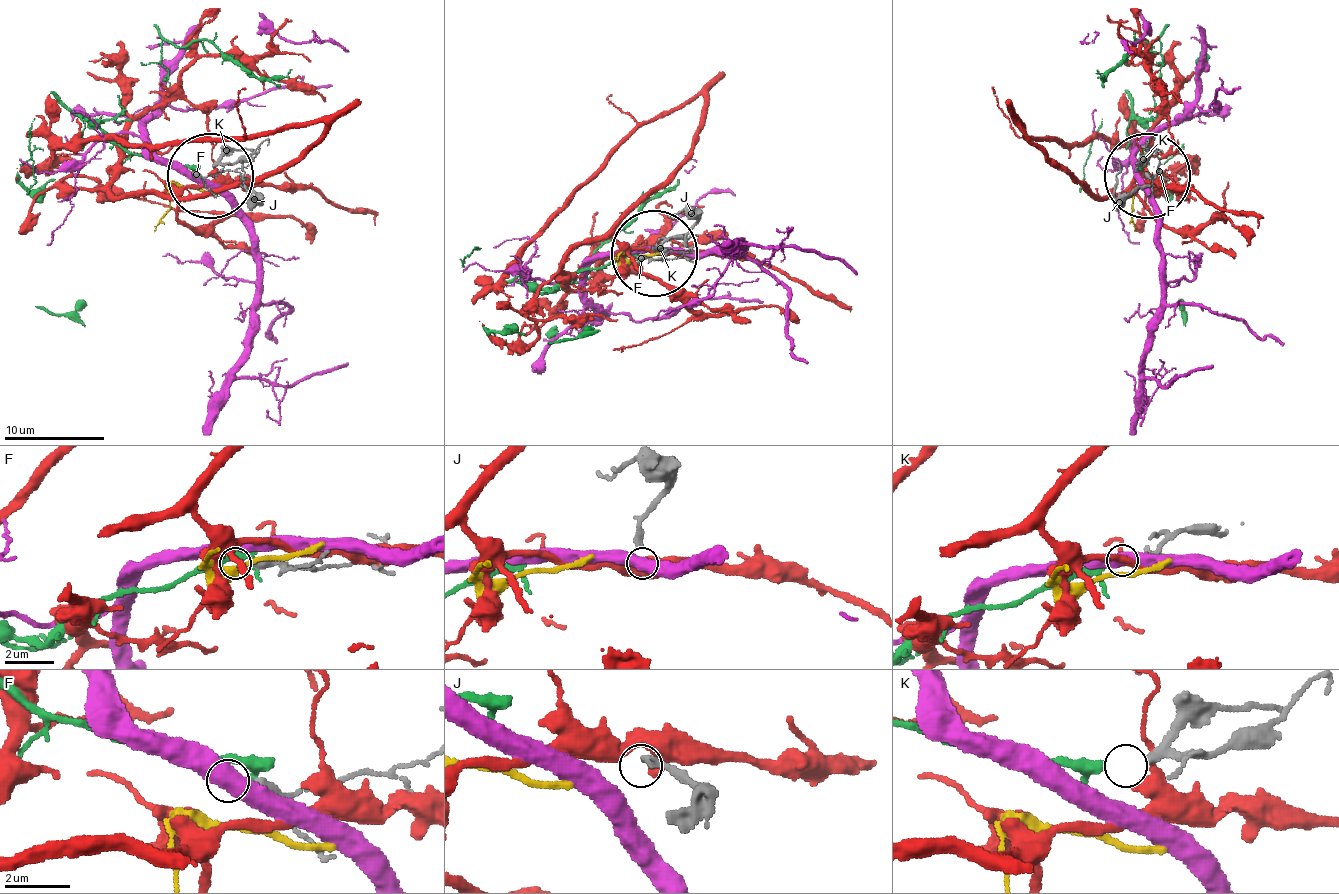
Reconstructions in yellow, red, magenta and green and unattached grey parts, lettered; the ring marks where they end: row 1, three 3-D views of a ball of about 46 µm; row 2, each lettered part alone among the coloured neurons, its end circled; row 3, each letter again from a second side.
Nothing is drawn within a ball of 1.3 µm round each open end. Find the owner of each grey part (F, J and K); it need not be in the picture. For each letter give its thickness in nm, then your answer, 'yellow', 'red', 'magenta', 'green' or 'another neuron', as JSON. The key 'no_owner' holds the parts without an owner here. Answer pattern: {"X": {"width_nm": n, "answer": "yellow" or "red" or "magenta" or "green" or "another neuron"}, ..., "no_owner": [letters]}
{"F": {"width_nm": 380, "answer": "another neuron"}, "J": {"width_nm": 240, "answer": "another neuron"}, "K": {"width_nm": 190, "answer": "green"}, "no_owner": ["F", "J"]}

